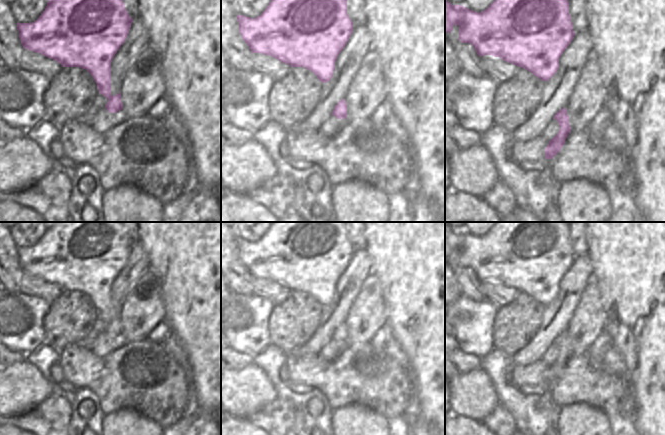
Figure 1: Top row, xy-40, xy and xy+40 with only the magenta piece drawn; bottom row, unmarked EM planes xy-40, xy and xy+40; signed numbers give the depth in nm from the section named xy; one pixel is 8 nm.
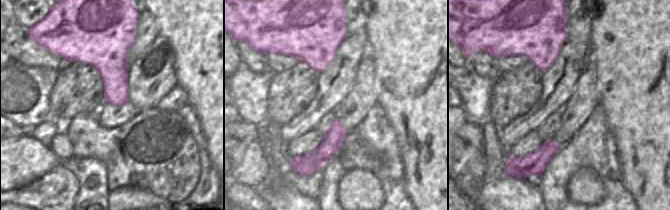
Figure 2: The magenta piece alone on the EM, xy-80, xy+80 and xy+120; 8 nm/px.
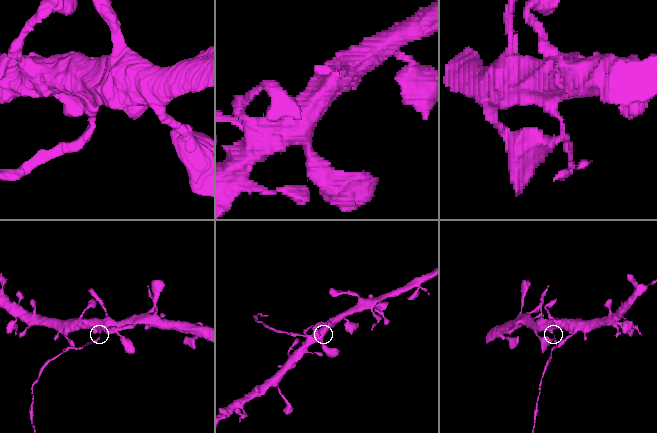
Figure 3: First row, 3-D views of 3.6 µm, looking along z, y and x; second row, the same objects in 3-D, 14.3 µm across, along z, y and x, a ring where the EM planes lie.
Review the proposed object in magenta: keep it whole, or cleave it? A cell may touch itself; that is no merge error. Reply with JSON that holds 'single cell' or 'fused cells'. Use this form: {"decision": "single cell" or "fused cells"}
{"decision": "fused cells"}

